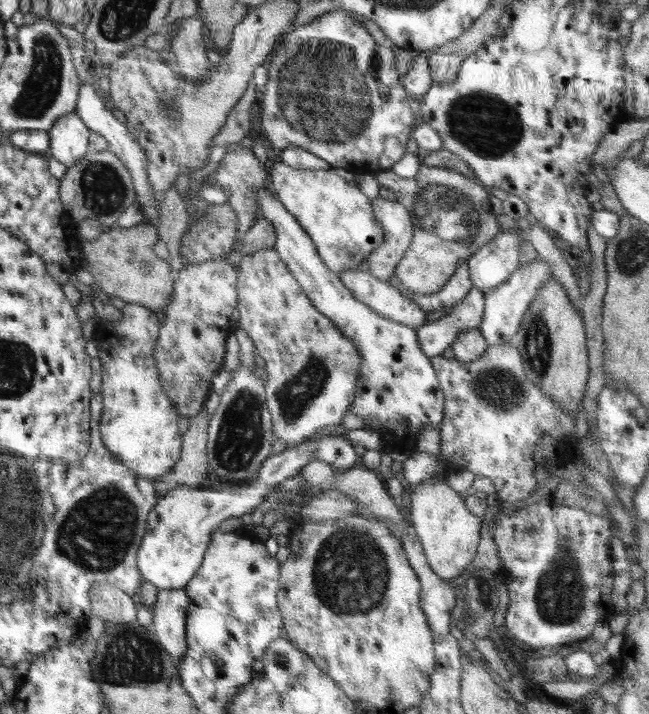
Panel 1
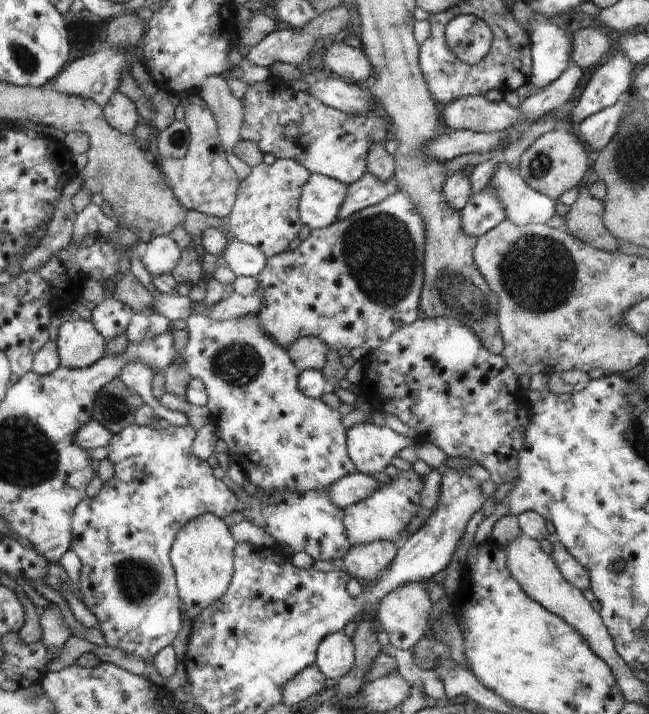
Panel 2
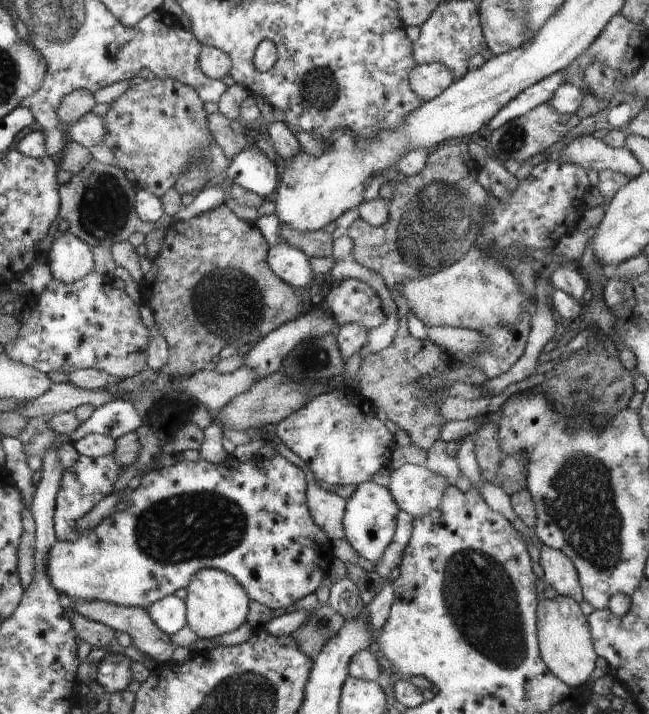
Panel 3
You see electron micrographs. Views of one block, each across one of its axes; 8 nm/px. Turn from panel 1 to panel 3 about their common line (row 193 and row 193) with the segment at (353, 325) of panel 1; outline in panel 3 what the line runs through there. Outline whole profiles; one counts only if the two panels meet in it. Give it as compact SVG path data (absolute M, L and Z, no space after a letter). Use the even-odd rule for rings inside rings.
M254 144L233 156L226 178L232 180L232 184L266 197L277 189L280 171L277 162L272 162Z

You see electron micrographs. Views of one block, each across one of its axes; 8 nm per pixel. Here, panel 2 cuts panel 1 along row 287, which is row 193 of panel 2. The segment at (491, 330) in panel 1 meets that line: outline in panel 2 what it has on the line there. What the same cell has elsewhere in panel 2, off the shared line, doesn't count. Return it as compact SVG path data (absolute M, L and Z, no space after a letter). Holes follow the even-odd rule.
M500 160L490 178L490 186L494 187L504 206L506 219L514 224L546 224L556 214L555 200L532 190L518 170L511 168L505 160Z

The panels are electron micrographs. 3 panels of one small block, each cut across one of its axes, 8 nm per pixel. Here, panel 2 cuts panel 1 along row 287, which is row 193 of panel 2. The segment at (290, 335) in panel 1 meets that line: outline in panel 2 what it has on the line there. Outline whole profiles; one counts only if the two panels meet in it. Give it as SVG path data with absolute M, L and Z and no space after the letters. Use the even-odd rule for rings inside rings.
M290 158L276 159L272 165L262 162L251 167L247 178L239 181L236 202L226 218L226 233L230 239L255 246L266 258L288 251L290 242L298 237L303 225L298 214L298 200L310 175L306 167Z

